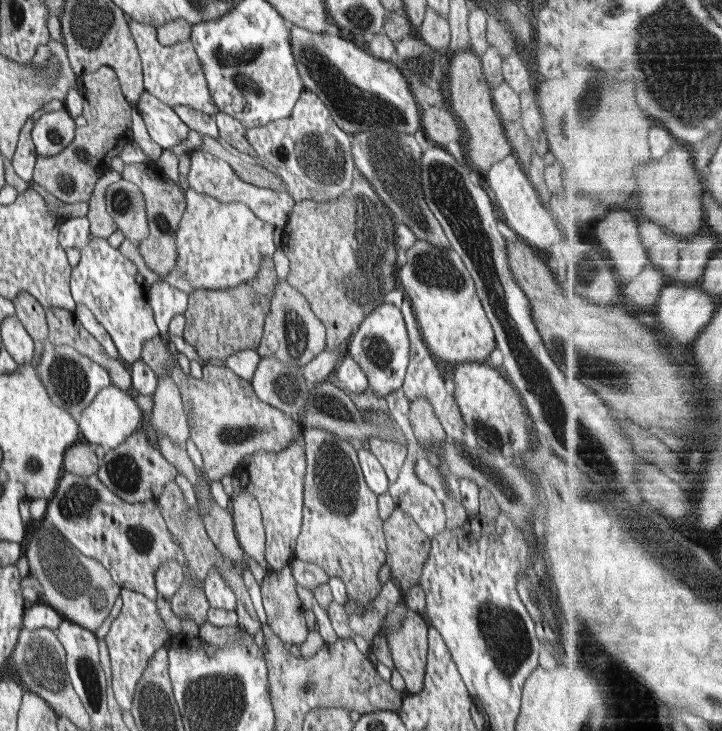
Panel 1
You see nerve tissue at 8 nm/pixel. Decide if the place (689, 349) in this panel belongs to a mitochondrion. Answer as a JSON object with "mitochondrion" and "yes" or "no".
{"mitochondrion":"no"}

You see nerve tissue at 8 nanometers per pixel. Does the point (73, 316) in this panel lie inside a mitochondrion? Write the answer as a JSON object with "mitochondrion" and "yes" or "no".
{"mitochondrion":"no"}

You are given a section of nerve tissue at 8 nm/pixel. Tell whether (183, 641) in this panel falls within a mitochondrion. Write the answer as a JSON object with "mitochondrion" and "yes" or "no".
{"mitochondrion":"no"}

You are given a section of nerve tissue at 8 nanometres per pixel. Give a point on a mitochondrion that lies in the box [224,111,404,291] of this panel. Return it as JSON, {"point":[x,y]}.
{"point":[320,157]}

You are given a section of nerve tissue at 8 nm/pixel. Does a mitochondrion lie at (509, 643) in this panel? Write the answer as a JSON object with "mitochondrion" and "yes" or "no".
{"mitochondrion":"yes"}

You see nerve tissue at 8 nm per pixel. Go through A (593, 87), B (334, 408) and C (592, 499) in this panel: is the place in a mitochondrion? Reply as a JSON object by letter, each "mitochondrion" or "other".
{"A":"mitochondrion","B":"mitochondrion","C":"mitochondrion"}

